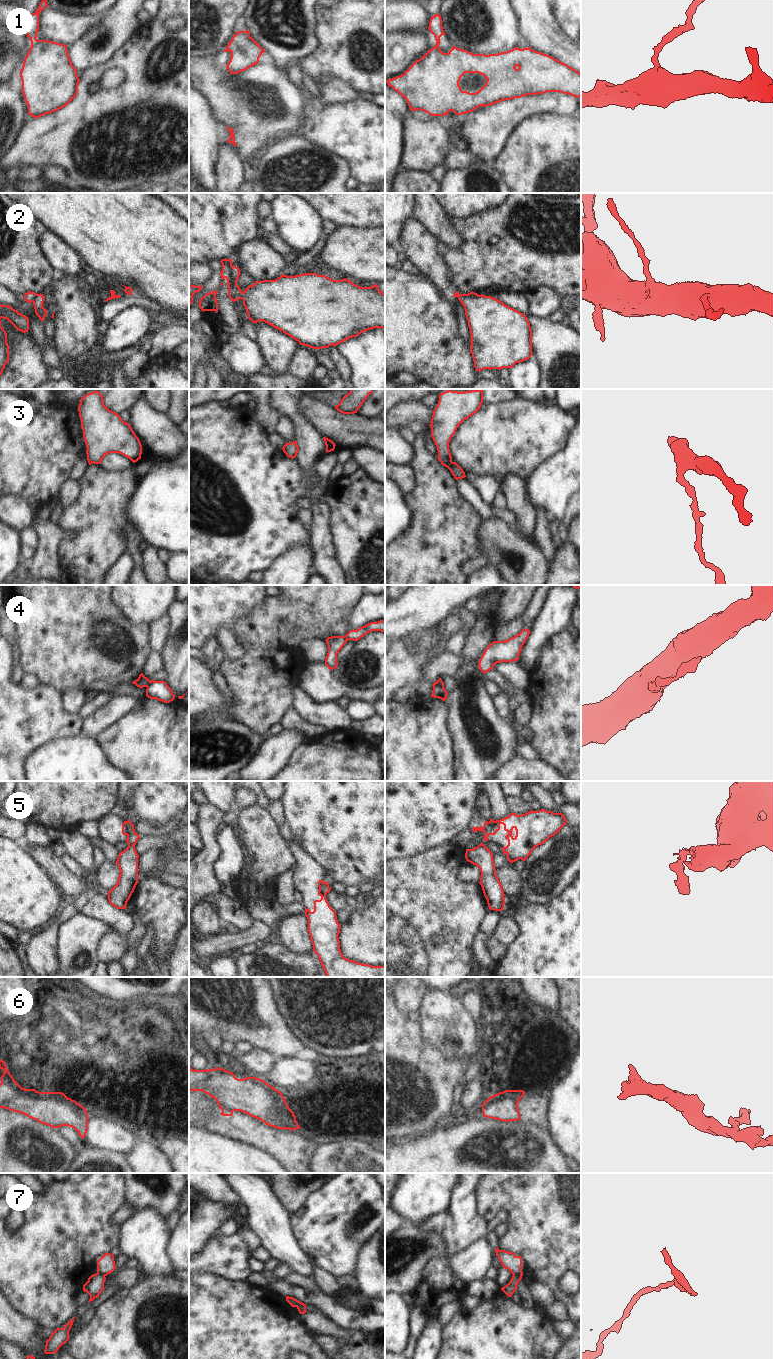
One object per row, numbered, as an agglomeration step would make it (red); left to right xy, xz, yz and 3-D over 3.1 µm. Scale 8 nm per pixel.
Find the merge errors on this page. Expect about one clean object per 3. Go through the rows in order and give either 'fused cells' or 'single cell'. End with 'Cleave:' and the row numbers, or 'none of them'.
1: fused cells
2: fused cells
3: single cell
4: fused cells
5: fused cells
6: single cell
7: fused cells
Cleave: 1, 2, 4, 5, 7

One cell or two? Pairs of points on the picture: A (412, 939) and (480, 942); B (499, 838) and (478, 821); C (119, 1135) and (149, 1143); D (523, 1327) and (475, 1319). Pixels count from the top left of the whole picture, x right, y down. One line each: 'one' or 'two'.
A: two
B: one
C: two
D: one

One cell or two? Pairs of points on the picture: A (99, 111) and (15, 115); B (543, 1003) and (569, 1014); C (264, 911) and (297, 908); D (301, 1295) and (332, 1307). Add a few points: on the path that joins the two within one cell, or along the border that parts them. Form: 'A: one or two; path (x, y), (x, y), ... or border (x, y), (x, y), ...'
A: two; border (26, 122), (15, 143)
B: two; border (557, 987), (559, 1002), (553, 1017)
C: one; path (272, 910), (289, 909)
D: one; path (309, 1298), (319, 1299), (324, 1303)

